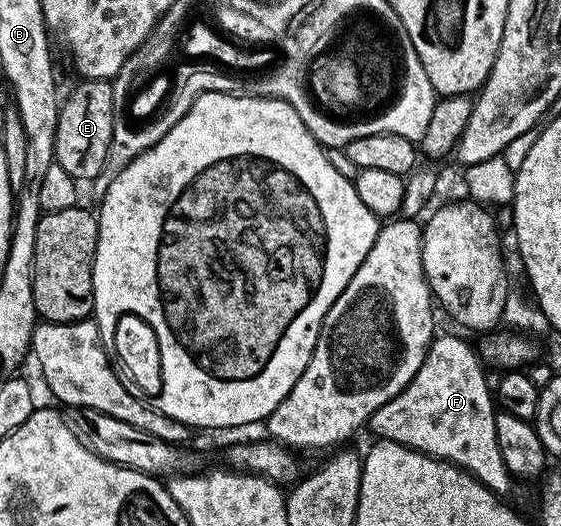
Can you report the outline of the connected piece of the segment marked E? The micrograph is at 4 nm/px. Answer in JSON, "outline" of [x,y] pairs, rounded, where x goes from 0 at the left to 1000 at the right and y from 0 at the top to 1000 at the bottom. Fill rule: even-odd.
{"outline":[[[148,150],[128,169],[118,175],[105,205],[105,228],[102,230],[102,268],[98,270],[98,306],[116,321],[135,344],[166,344],[185,327],[191,300],[196,291],[196,276],[203,253],[203,162],[187,150]]]}

